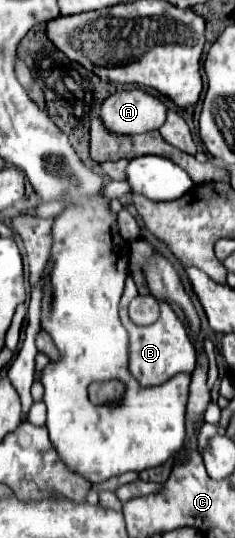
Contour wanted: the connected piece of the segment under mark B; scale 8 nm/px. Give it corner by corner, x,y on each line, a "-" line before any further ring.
128,277
124,295
120,299
120,319
130,335
130,373
134,375
134,379
142,387
152,387
152,385
166,383
168,379
176,377
178,373
190,375
196,367
196,351
194,351
194,345
188,341
184,325
176,317
176,313
168,307
168,303
164,303
162,311
160,311
160,319
148,327
140,327
128,317
128,305
136,295
138,295
136,285
134,285
132,277

